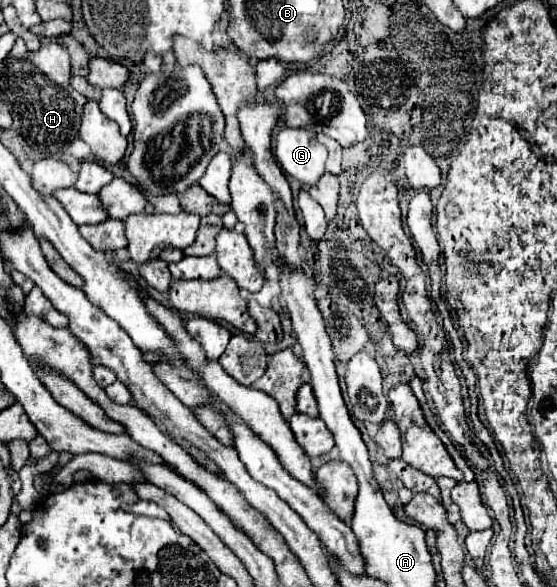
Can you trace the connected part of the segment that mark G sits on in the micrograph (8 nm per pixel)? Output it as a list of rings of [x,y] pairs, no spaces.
[[[283,127],[275,137],[275,161],[299,183],[315,185],[325,173],[327,149],[307,129]]]

